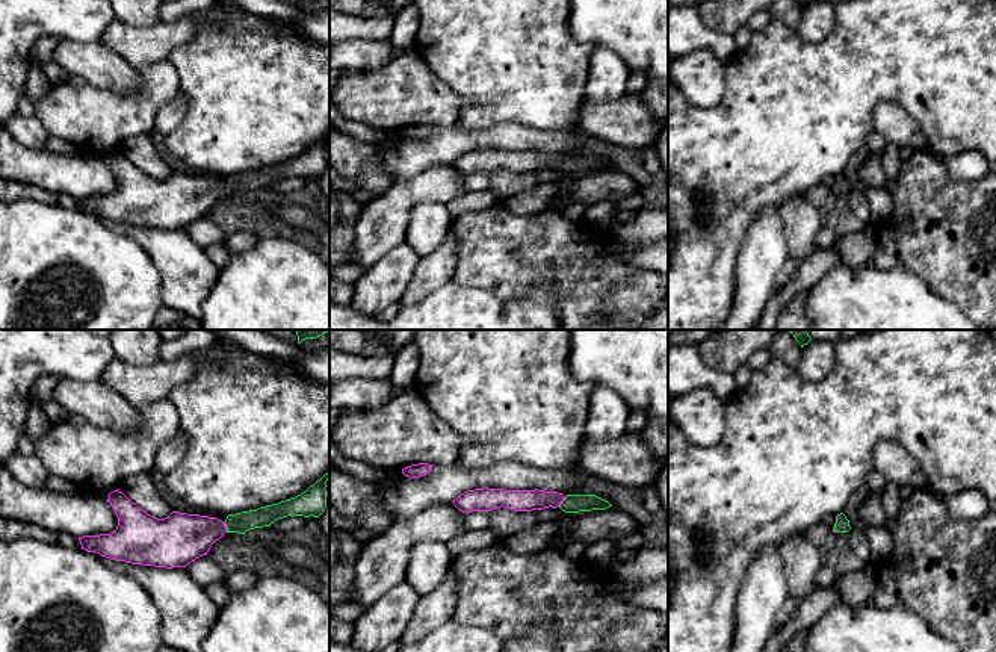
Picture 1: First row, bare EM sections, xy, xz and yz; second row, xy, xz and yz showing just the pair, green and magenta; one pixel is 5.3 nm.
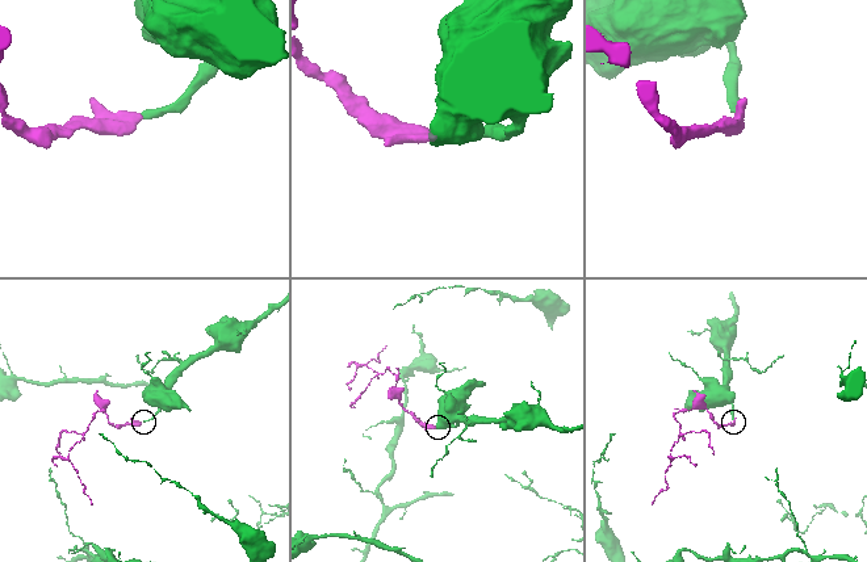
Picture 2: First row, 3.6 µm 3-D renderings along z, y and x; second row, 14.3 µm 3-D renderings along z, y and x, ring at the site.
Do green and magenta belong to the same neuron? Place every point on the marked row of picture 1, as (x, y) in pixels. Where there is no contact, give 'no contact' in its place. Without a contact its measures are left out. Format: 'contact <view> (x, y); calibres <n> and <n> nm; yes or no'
contact xy (225, 527); calibres 110 and 280 nm; yes

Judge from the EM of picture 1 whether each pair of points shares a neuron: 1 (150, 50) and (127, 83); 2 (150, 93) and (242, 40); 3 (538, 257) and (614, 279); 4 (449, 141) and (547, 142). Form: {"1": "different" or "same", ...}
{"1": "different", "2": "different", "3": "same", "4": "same"}

